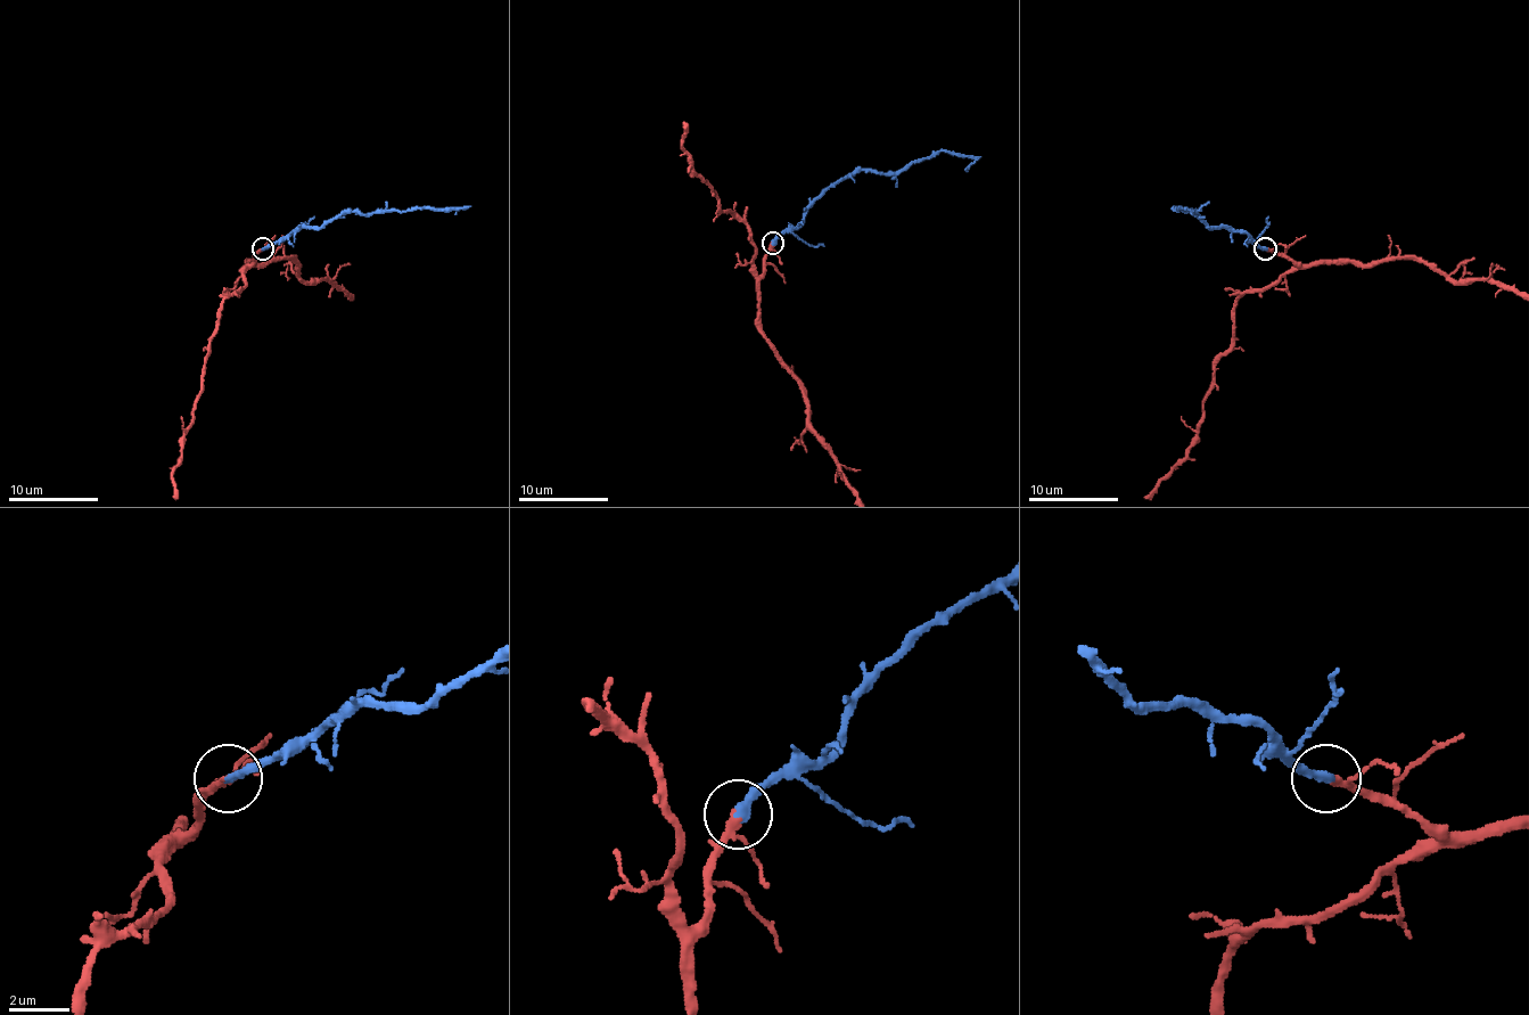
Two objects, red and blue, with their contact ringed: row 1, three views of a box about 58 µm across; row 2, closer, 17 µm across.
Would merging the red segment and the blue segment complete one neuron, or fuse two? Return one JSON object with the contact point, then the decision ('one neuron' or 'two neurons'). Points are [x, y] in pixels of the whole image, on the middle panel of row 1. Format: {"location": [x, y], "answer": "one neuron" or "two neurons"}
{"location": [773, 243], "answer": "one neuron"}

